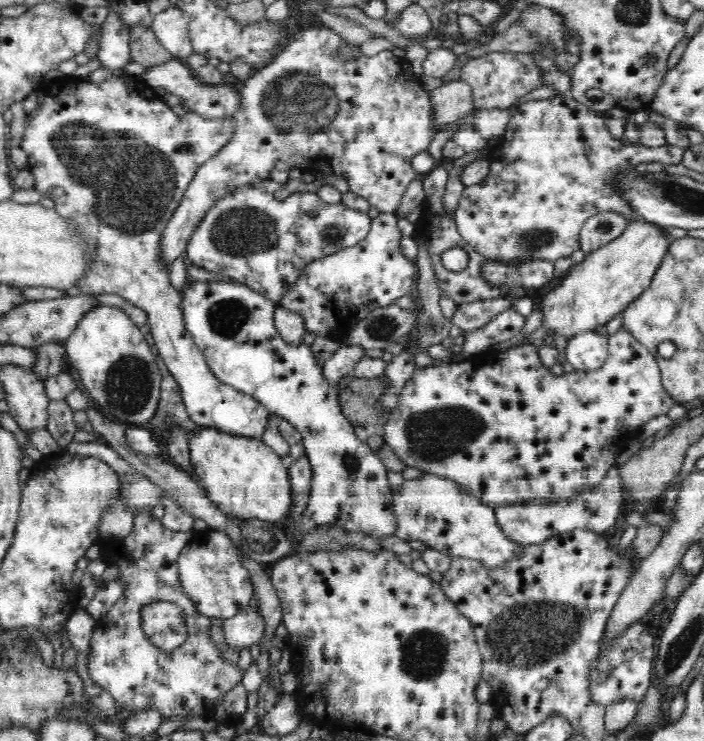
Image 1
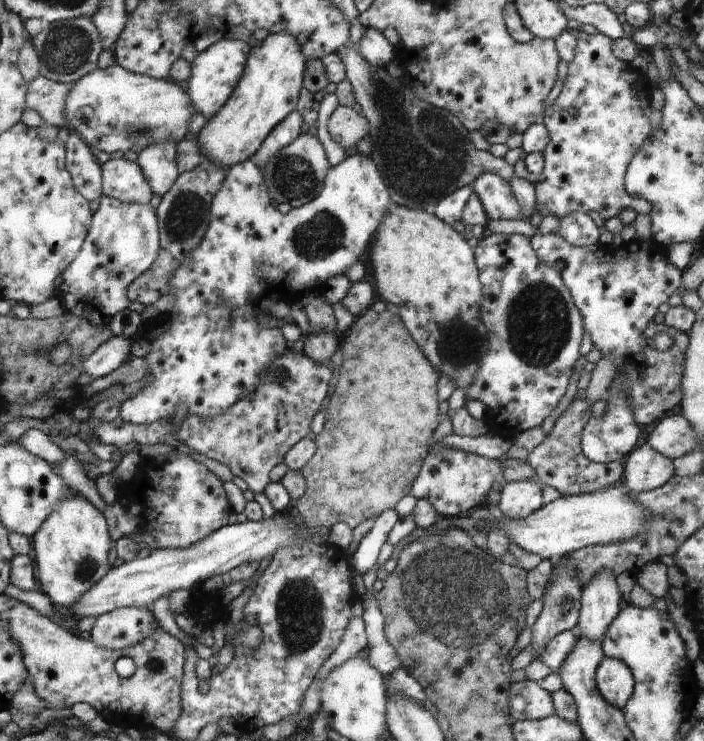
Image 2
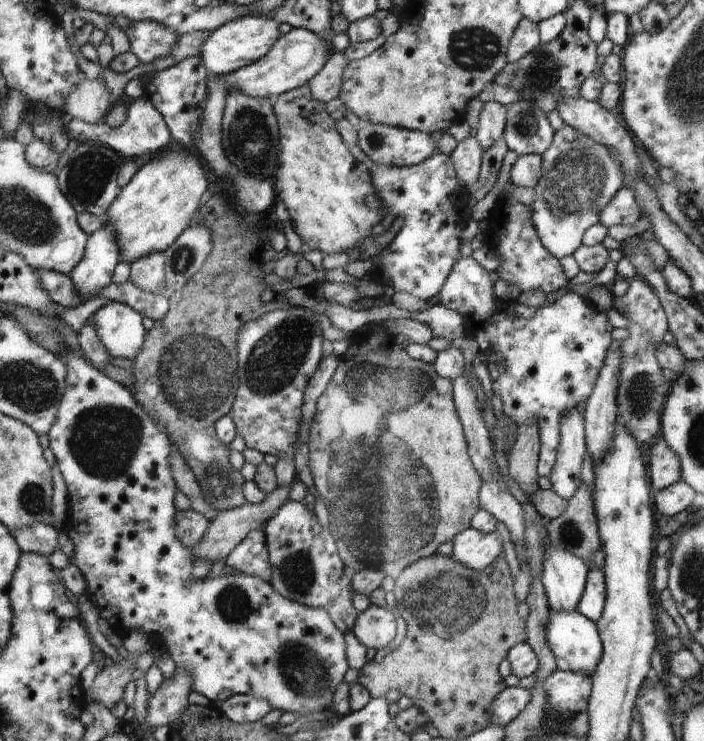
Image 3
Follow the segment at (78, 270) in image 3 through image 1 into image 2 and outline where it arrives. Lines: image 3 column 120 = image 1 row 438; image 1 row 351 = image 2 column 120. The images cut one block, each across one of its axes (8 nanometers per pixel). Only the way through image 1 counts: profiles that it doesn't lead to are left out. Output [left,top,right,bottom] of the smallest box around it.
[101,159,152,204]

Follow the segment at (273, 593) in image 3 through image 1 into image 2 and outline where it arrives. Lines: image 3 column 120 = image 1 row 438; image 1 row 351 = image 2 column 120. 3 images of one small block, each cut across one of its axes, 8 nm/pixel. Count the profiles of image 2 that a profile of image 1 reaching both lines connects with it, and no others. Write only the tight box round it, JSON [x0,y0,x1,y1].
[90,449,230,650]

